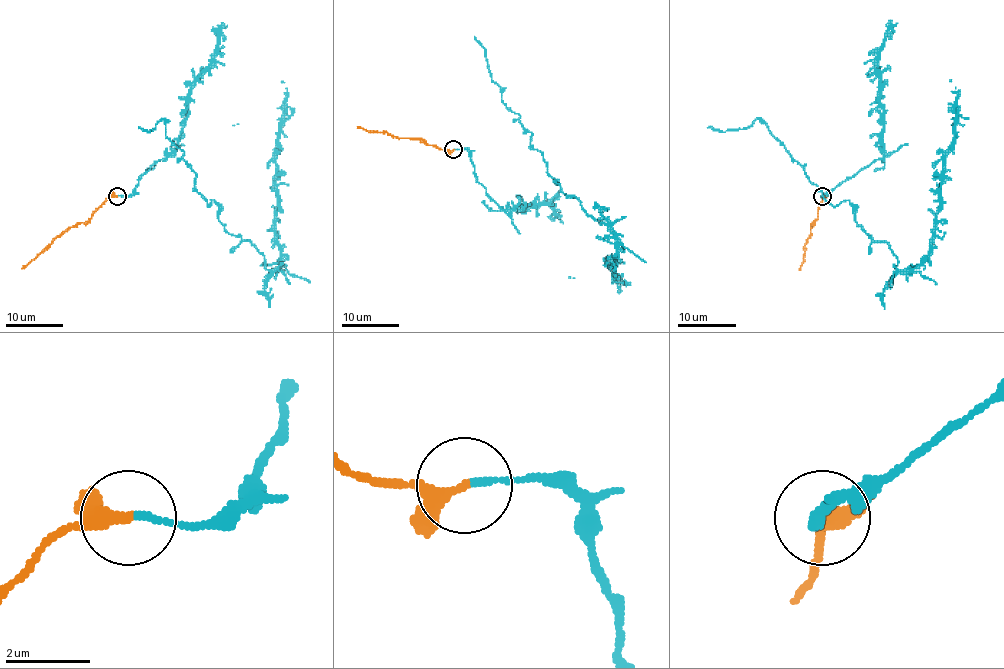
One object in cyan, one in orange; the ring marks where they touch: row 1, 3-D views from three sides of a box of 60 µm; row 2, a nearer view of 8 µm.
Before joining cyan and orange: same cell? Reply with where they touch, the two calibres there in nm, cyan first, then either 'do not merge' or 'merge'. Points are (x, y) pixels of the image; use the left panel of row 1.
at (117, 196); 150 nm thick on the cyan side, 240 nm on the other; merge

